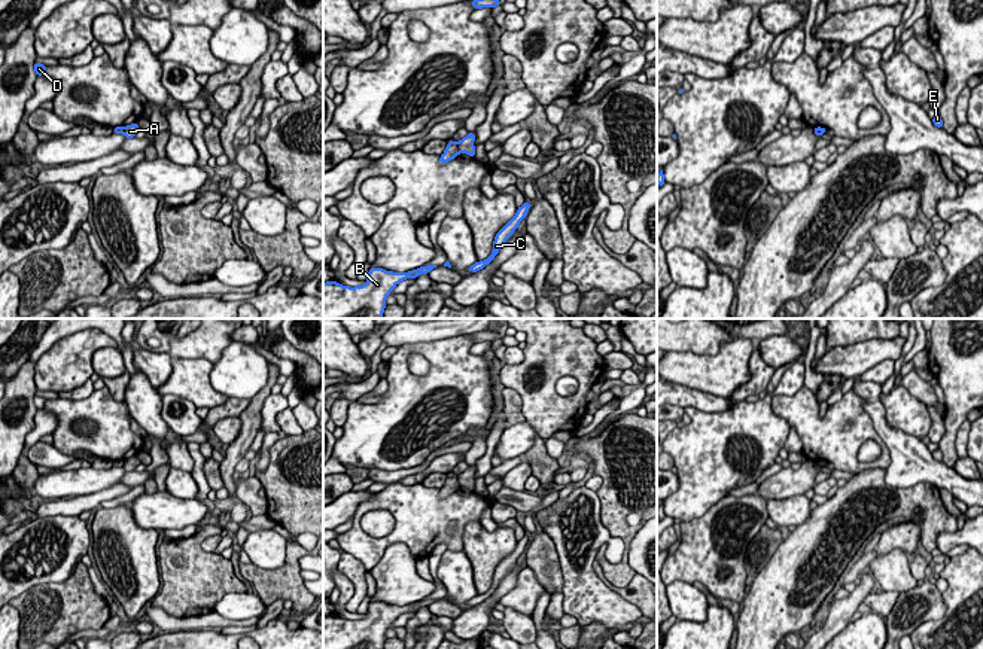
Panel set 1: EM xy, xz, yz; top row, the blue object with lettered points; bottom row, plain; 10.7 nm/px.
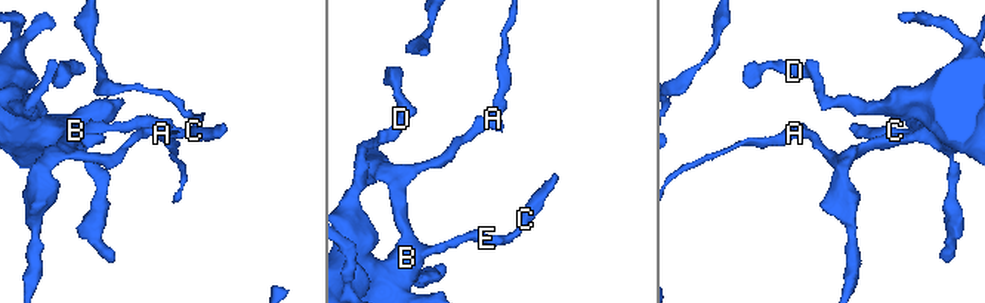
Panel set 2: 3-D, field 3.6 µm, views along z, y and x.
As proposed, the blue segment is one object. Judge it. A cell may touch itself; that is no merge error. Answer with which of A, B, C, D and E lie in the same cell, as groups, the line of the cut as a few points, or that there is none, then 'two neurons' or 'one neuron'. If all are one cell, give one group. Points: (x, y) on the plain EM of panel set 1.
groups A / B C D E; cut xz (456, 477), (459, 486); two neurons

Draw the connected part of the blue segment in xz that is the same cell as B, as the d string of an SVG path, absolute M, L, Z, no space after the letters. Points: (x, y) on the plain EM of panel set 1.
M436 598L420 600L408 606L369 601L363 619L343 619L335 613L323 616L323 649L383 649L386 631L398 616L429 607Z

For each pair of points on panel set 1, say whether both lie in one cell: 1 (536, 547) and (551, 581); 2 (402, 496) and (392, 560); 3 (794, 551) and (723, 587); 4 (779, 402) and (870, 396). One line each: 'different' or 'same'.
1: same
2: different
3: different
4: different

